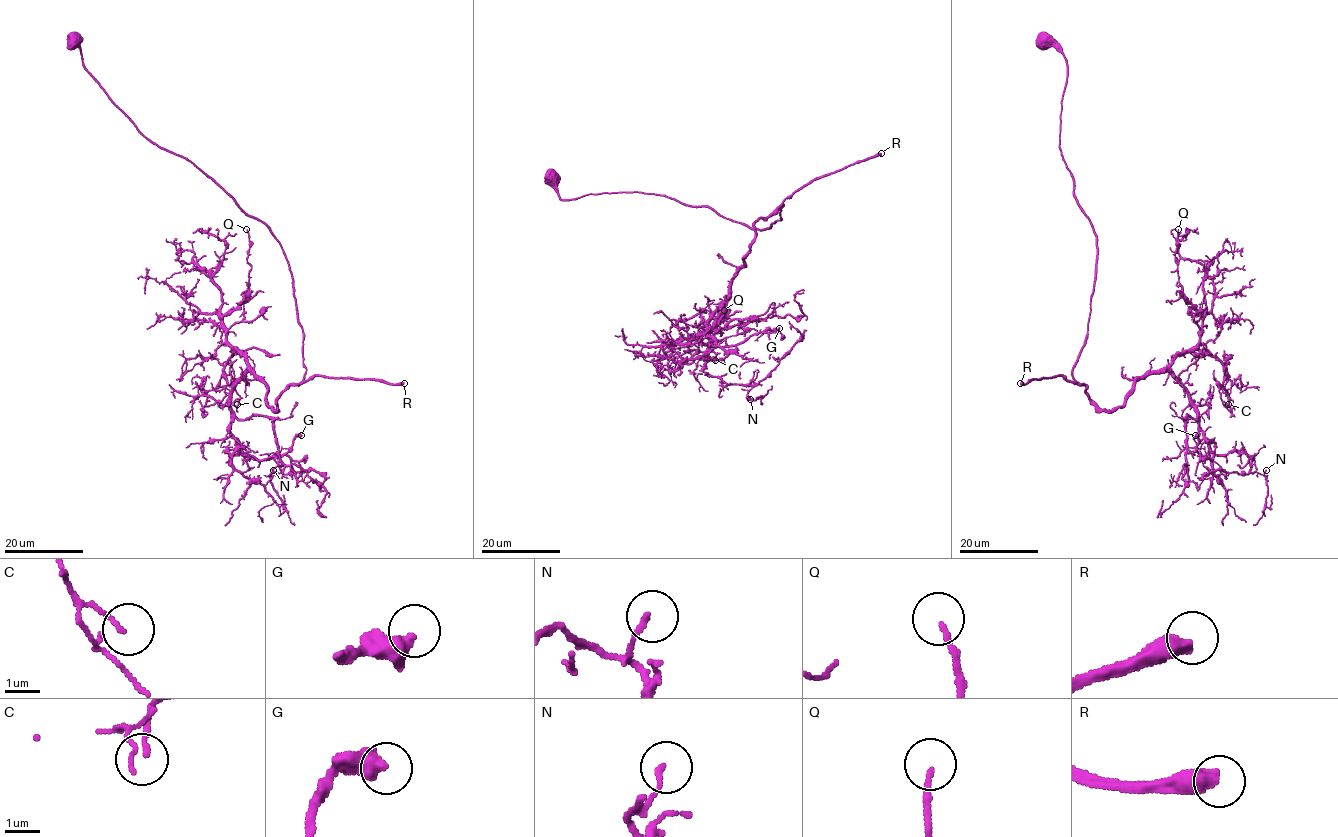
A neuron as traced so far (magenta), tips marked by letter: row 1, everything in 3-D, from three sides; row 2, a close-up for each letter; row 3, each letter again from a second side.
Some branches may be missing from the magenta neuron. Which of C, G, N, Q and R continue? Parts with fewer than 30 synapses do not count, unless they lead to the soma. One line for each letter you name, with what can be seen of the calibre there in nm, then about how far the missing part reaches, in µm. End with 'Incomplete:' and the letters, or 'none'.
R: 500 nm | 80 µm
Incomplete: R

